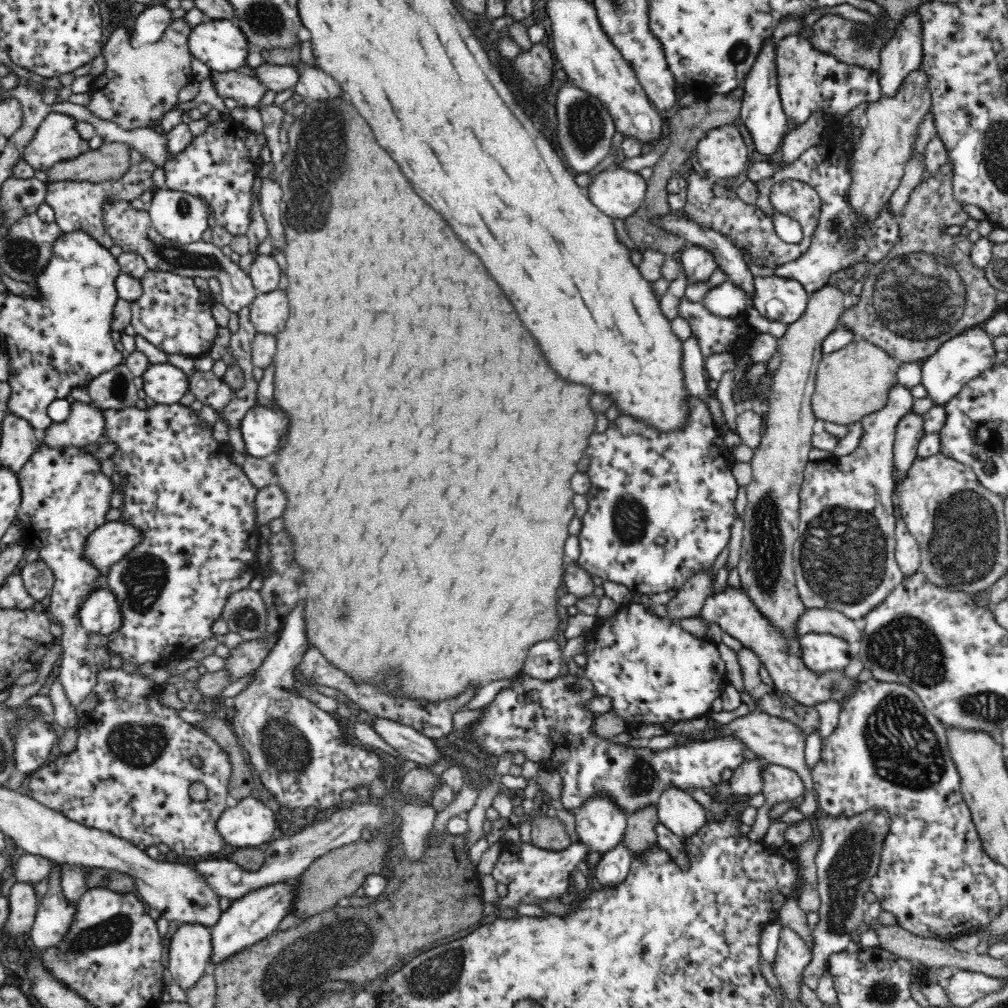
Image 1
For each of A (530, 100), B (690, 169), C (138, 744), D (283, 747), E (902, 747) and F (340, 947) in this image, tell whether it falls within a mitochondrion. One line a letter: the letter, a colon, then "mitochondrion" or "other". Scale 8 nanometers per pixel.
A: other
B: other
C: mitochondrion
D: mitochondrion
E: mitochondrion
F: mitochondrion

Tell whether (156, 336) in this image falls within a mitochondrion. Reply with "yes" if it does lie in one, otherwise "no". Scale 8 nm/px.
no

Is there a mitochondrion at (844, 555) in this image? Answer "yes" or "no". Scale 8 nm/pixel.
yes

